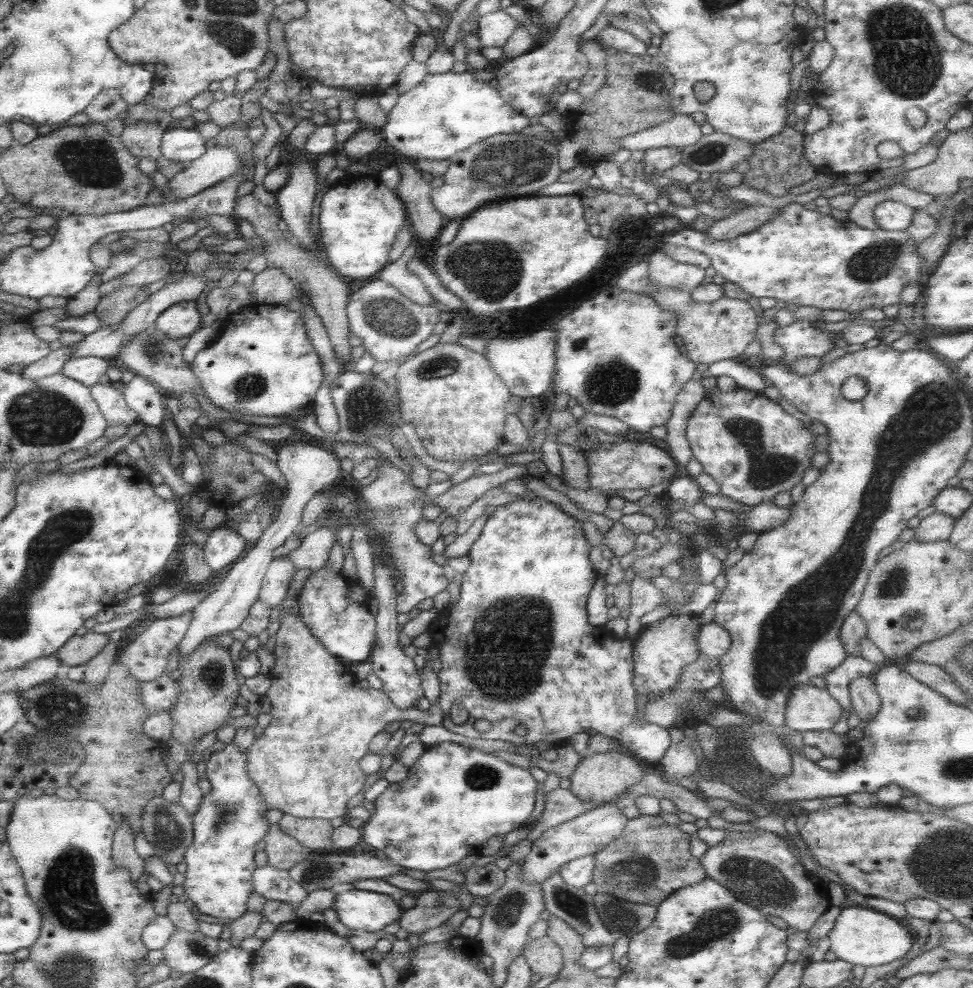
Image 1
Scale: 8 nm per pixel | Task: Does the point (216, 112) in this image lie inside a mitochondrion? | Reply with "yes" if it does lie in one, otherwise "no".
yes

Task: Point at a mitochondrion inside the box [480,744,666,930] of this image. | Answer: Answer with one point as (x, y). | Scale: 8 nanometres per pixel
(635, 878)

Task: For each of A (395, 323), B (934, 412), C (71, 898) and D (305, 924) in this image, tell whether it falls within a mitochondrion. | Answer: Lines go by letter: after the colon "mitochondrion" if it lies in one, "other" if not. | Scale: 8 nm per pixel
A: mitochondrion
B: mitochondrion
C: mitochondrion
D: other

